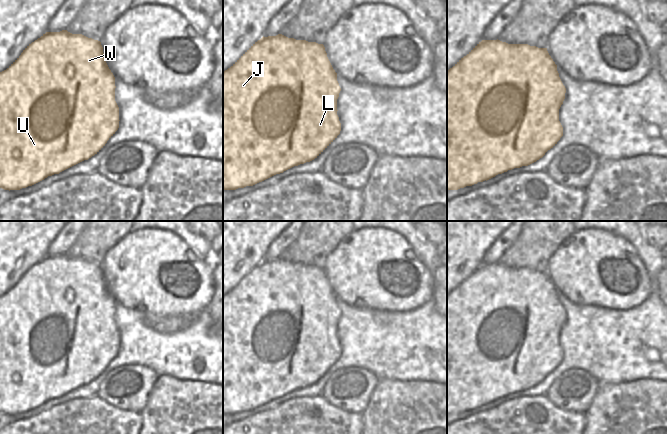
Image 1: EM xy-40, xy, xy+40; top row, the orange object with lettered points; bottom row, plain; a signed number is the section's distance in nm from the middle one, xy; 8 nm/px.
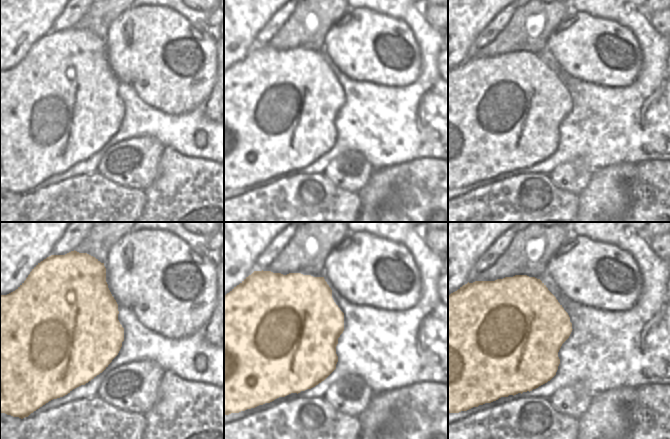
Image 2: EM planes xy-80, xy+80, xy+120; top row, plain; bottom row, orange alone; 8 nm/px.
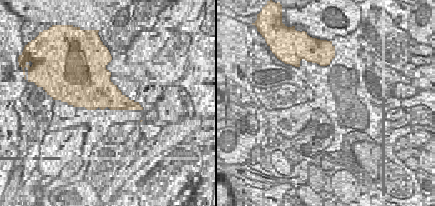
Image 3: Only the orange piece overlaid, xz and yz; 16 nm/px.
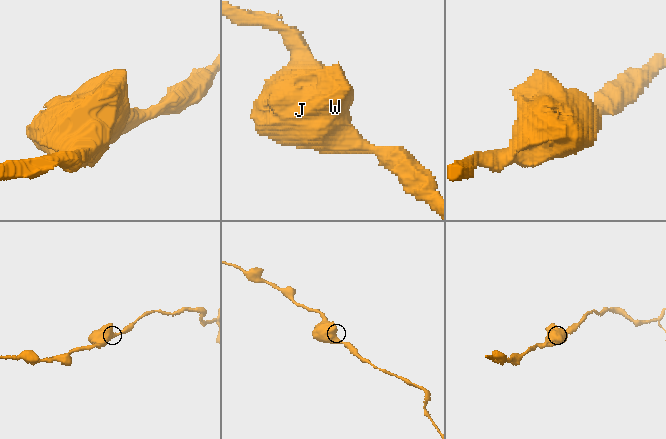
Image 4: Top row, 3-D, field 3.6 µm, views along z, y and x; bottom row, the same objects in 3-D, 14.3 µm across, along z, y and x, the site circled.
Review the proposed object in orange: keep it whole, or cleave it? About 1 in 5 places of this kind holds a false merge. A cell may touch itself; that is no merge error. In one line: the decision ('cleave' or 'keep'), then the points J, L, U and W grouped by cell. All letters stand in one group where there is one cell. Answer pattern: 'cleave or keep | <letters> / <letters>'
keep | J L U W

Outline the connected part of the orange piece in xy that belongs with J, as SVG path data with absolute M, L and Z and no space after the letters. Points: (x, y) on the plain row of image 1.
M282 258L262 261L255 266L230 292L223 296L223 414L253 410L276 398L317 382L340 358L337 323L341 312L323 268L296 264Z

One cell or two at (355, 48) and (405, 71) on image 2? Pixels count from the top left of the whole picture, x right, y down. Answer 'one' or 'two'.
one

